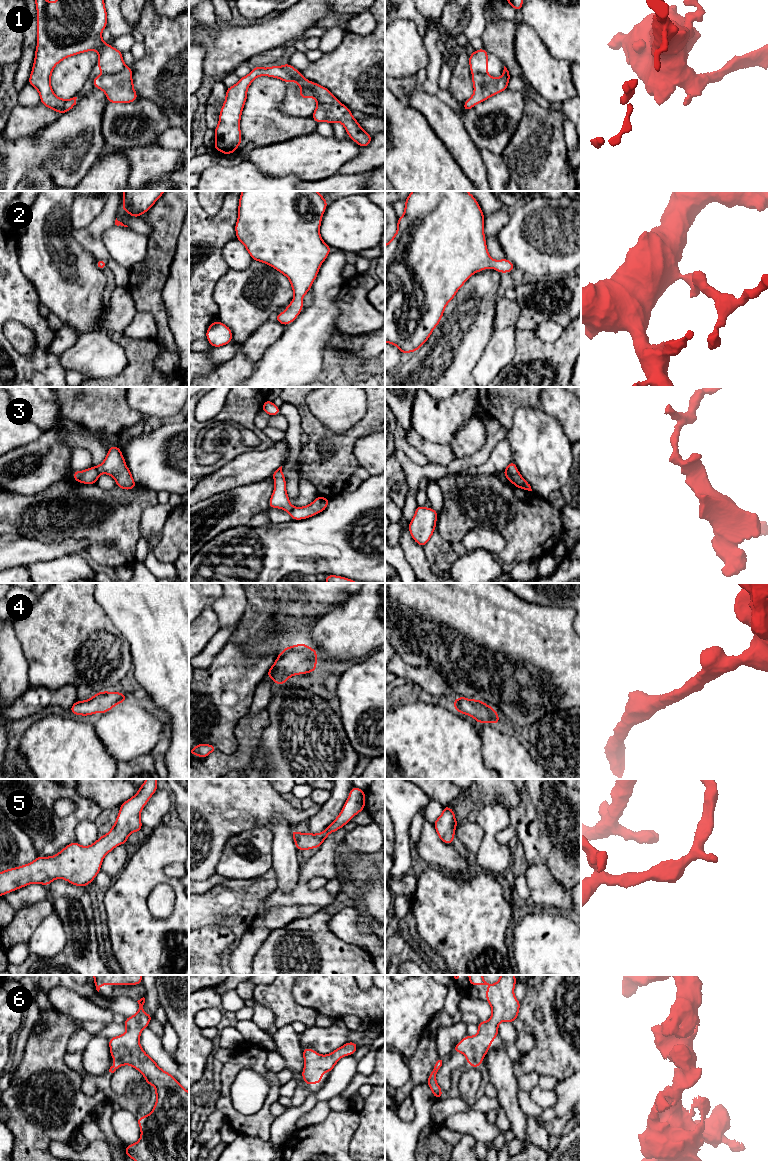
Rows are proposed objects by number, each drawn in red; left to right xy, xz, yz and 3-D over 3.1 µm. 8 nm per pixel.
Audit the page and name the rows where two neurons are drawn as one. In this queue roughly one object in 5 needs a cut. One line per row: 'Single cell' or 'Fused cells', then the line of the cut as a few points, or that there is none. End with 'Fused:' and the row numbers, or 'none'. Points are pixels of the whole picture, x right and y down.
1: Fused cells. Split along xy (126, 66), (119, 72), (105, 74)
2: Single cell. No split
3: Fused cells. Split along yz (506, 468), (512, 482)
4: Single cell. No split
5: Single cell. No split
6: Single cell. No split
Fused: 1, 3

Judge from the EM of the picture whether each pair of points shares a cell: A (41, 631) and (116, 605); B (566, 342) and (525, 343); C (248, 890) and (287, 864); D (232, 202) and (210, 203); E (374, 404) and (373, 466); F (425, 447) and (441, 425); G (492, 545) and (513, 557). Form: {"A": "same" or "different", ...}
{"A": "different", "B": "same", "C": "different", "D": "different", "E": "different", "F": "different", "G": "different"}

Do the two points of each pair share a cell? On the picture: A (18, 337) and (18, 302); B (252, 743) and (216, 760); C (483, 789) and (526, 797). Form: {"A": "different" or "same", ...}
{"A": "different", "B": "same", "C": "different"}

